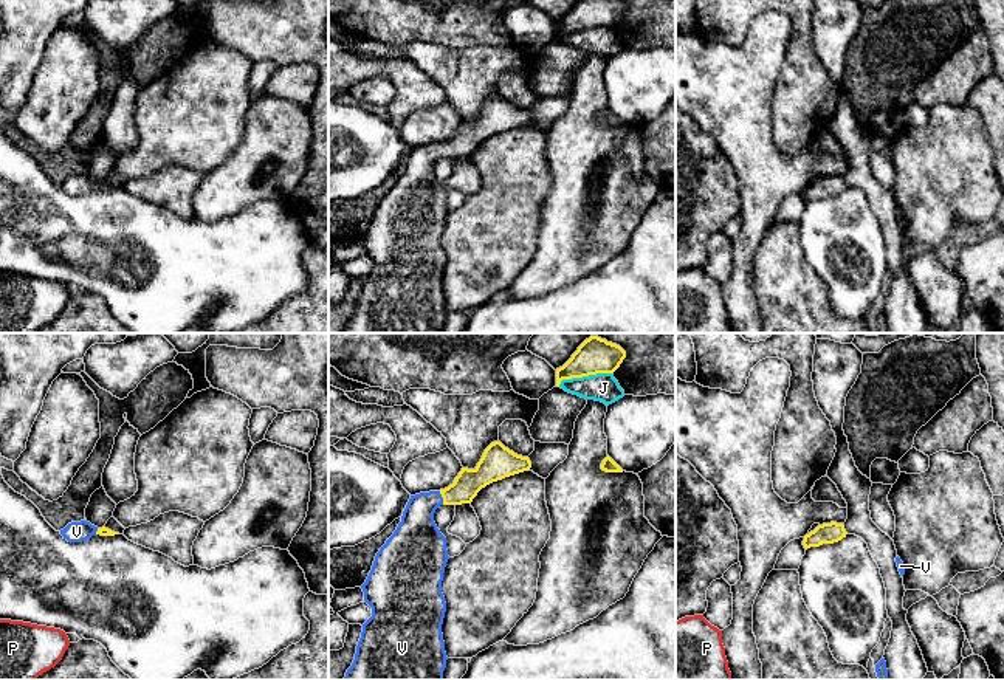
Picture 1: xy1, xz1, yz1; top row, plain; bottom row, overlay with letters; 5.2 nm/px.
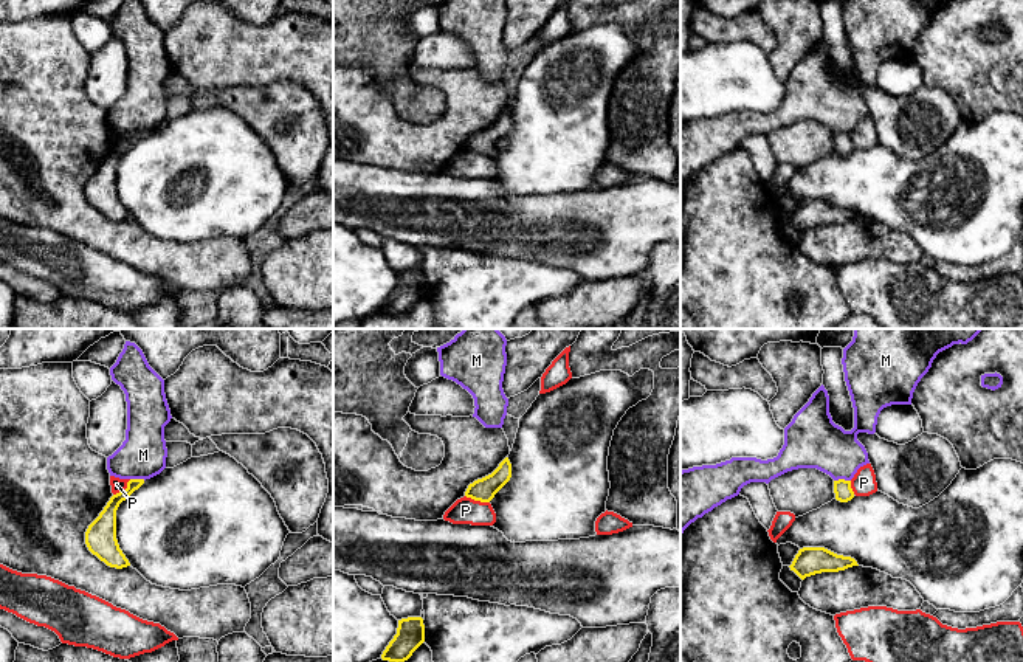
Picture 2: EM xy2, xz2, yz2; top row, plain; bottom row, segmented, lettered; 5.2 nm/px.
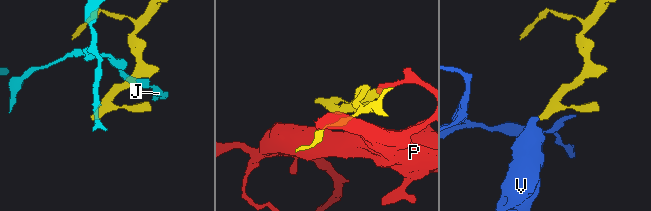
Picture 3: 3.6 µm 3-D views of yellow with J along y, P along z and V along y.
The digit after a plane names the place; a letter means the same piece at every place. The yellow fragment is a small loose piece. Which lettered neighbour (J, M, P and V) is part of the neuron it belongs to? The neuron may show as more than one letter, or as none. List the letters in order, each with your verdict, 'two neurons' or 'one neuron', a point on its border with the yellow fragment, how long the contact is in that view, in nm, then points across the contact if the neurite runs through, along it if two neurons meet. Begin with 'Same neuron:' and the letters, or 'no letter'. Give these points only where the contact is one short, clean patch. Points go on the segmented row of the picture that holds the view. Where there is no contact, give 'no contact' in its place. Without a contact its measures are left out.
Same neuron: V
J: two neurons; contact xz1 (583, 375); length 280 nm; border xz1 (611, 372), (564, 378), (558, 386)
M: two neurons; contact yz2 (842, 479); length 90 nm; border yz2 (850, 479), (834, 481)
P: two neurons; contact xz2 (478, 499); length 130 nm; border xz2 (465, 495), (489, 503)
V: one neuron; contact xz1 (442, 496); length 80 nm; way xz1 (468, 482), (456, 494), (442, 496), (417, 518), (417, 536)

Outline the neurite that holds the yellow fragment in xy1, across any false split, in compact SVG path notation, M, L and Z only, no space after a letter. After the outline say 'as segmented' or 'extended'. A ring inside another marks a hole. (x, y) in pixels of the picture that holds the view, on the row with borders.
M81 520L81 522L68 524L64 530L60 530L60 534L68 542L82 542L82 541L90 539L93 534L115 536L115 534L119 534L119 533L115 533L115 531L105 528L105 527L98 528L87 520Z; extended

